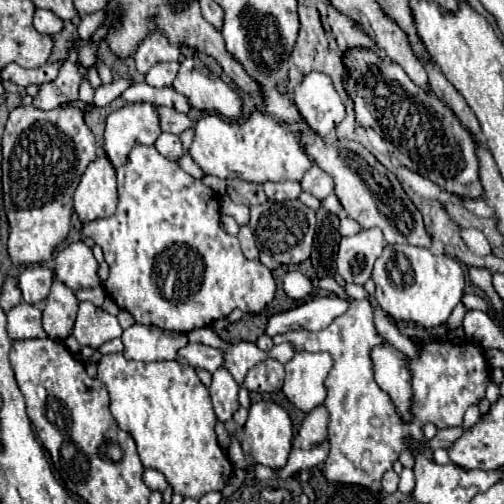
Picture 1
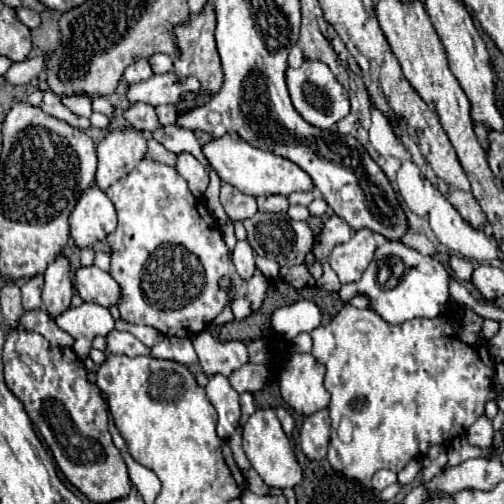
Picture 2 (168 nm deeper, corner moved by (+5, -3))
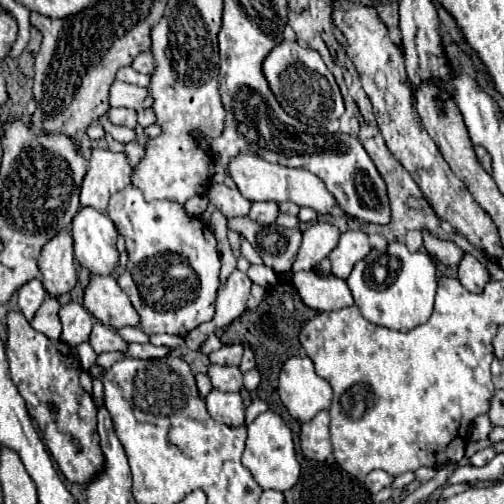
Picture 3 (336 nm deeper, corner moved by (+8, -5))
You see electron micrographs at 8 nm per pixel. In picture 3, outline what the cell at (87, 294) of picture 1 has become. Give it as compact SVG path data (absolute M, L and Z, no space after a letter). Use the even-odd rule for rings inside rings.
M68 299L60 307L60 321L62 321L62 341L70 347L86 343L92 331L92 317L90 313L76 301Z

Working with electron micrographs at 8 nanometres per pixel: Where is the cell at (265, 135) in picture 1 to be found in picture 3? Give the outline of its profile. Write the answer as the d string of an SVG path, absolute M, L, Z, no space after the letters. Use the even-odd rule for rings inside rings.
M236 155L228 163L228 175L234 179L236 187L248 201L294 201L300 207L312 207L318 213L328 213L336 203L332 195L328 195L328 189L324 187L324 181L312 175L310 171L304 169L292 169L284 165L272 165L256 155Z

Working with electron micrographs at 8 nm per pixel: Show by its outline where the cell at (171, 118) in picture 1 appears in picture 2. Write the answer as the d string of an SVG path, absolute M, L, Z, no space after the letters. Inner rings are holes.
M135 103L135 105L131 105L129 109L123 111L123 117L125 117L127 123L129 123L131 127L135 127L135 129L153 131L153 129L161 127L159 121L157 121L155 109L153 109L151 105L147 105L147 103Z

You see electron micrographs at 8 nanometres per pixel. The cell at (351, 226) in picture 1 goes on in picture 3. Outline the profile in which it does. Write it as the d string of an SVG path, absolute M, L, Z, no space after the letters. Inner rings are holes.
M314 223L304 231L304 241L300 245L298 261L292 271L312 271L330 251L338 245L340 229L332 223Z

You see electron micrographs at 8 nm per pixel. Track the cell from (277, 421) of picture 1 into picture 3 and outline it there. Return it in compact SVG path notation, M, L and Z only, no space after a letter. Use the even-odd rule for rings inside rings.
M274 411L260 413L248 425L248 439L246 439L246 449L244 449L244 455L242 455L242 463L244 463L246 469L250 469L252 477L256 479L256 483L262 489L286 491L286 489L292 489L298 483L300 463L296 459L292 433L286 427L286 423Z

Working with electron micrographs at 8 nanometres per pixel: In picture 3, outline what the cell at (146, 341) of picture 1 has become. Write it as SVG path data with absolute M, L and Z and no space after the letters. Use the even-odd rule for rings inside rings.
M96 321L90 333L90 345L96 353L106 353L106 351L120 351L126 353L128 343L116 333L116 329Z

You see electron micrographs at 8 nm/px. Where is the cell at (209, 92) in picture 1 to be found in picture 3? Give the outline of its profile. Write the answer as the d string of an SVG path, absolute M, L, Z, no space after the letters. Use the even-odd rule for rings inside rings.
M114 81L110 87L110 107L128 107L128 109L146 109L152 107L150 89Z

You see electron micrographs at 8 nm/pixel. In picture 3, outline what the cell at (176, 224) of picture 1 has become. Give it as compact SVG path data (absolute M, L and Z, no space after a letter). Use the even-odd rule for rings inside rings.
M128 185L116 195L110 197L108 217L118 227L118 233L126 241L128 265L118 275L120 289L130 297L140 321L138 329L146 335L152 333L170 333L184 337L200 323L206 323L214 317L216 309L216 291L218 291L218 273L220 273L220 255L216 249L214 233L208 225L194 215L188 215L184 205L178 201L144 201L142 191L136 185Z

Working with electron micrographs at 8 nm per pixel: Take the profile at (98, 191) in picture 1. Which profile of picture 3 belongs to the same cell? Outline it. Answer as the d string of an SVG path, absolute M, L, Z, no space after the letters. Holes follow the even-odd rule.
M82 207L76 217L72 219L70 225L70 235L74 239L74 255L76 261L82 267L88 267L90 273L100 273L100 275L112 275L118 267L118 251L116 251L116 239L118 239L118 231L112 223L112 219L104 213L100 213L94 207Z

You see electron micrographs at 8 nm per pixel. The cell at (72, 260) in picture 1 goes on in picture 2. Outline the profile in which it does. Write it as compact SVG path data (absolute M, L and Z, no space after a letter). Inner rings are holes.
M95 265L81 267L75 273L75 289L83 301L97 303L103 307L117 305L121 295L121 289L117 289L115 279Z

